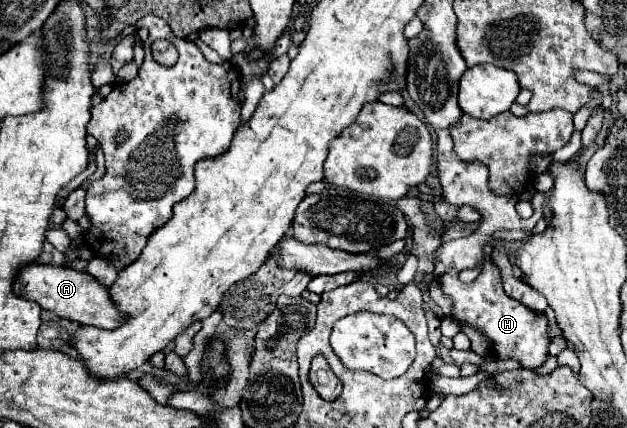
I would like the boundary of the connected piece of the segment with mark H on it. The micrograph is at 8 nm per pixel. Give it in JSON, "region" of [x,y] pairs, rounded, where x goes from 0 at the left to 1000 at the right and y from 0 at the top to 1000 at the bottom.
{"region":[[[781,610],[772,614],[769,638],[753,661],[737,661],[730,643],[734,633],[715,633],[699,652],[705,680],[721,699],[721,745],[766,769],[785,797],[781,825],[791,843],[820,839],[839,862],[864,857],[874,839],[874,806],[880,797],[871,736],[852,731],[829,703],[810,694],[801,675],[797,633]]]}

